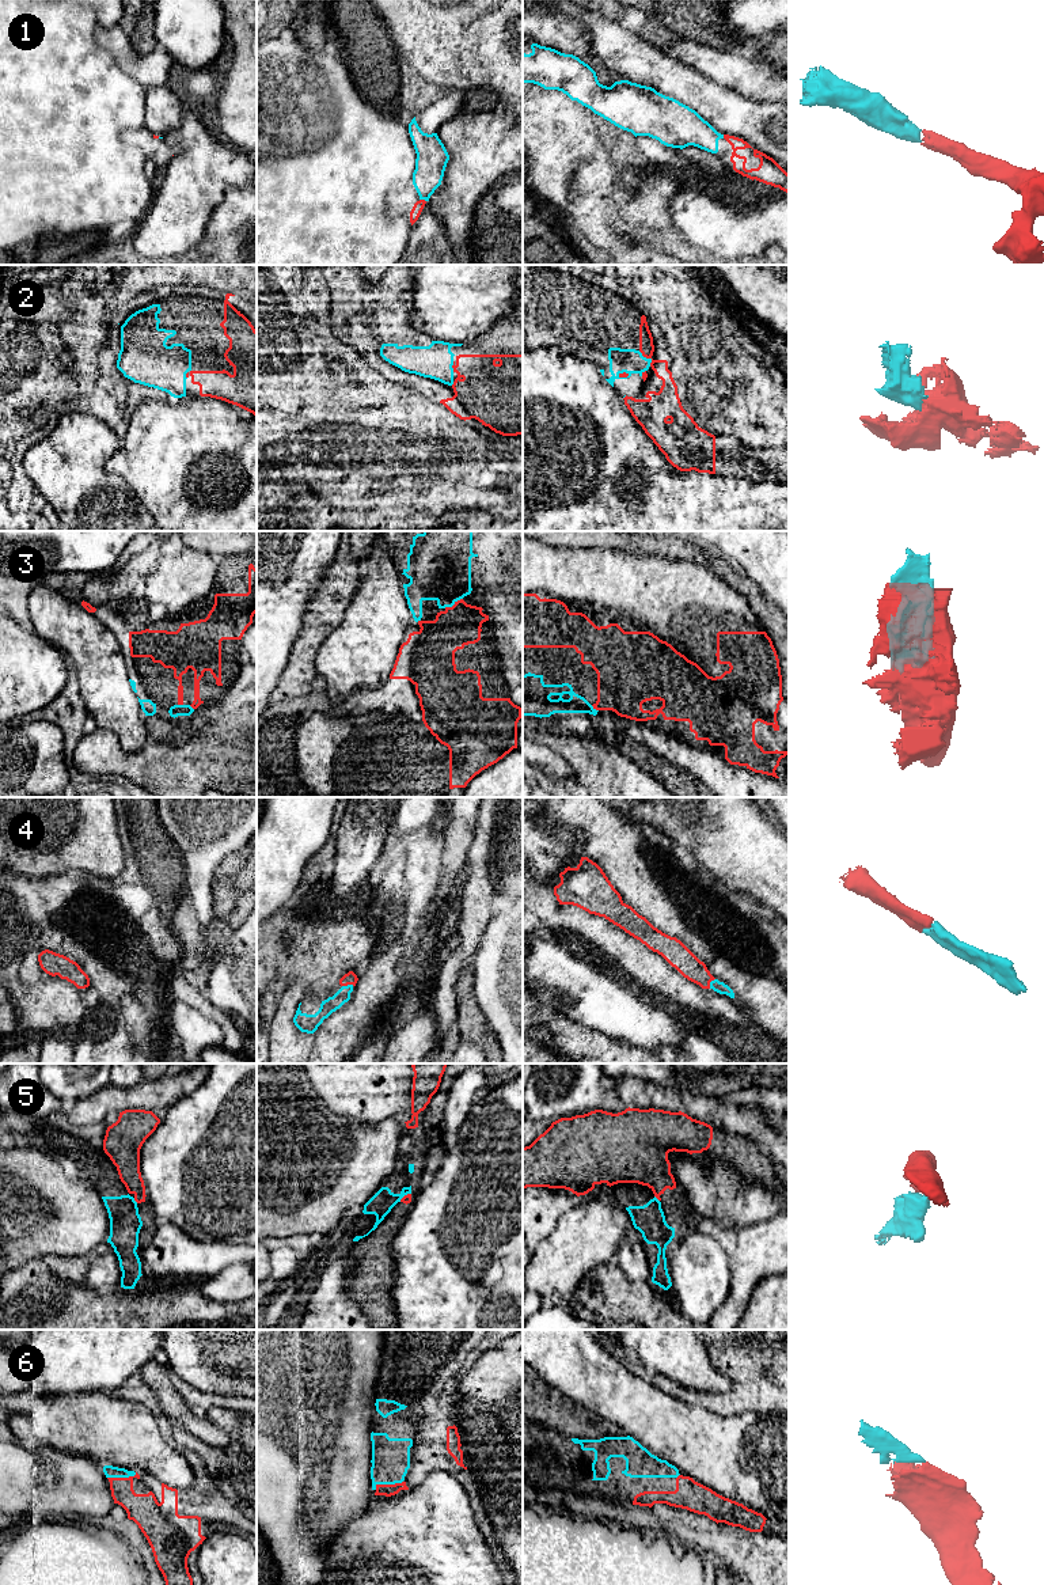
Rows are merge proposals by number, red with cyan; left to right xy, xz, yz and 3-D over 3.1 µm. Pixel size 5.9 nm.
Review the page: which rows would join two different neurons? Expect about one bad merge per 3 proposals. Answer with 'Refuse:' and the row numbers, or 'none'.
Refuse: 5

